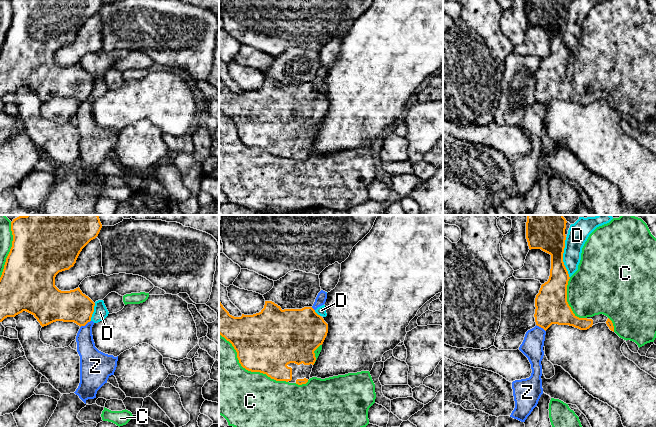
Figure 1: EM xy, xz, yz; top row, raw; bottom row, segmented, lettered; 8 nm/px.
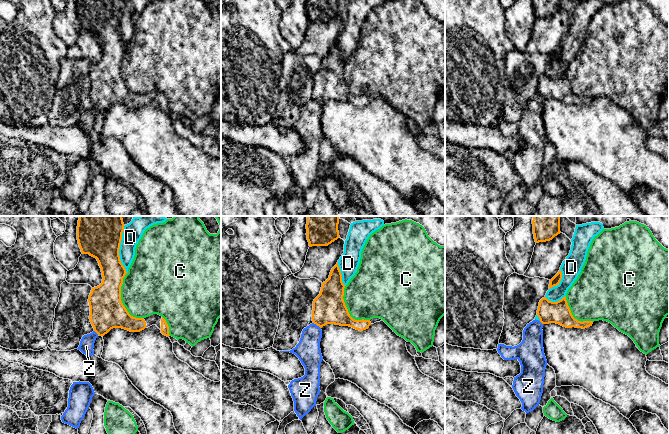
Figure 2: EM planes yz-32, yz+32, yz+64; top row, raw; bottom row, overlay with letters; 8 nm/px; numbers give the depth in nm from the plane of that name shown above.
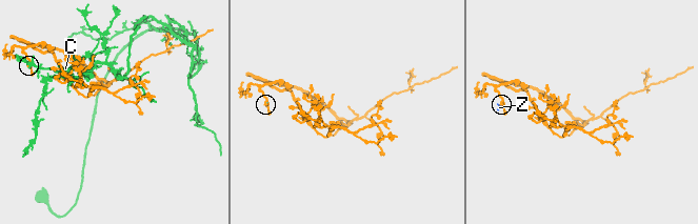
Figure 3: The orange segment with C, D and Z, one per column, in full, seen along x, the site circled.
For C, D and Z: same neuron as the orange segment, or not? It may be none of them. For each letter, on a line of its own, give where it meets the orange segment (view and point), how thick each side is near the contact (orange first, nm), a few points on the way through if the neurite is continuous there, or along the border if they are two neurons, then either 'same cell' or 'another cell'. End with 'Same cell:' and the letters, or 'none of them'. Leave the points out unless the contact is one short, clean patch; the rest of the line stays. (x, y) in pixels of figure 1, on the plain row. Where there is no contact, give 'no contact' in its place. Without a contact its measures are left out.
C: meets orange in xz at (248, 146); 460 nm thick on the orange side, 480 nm on the other; another cell
D: meets orange in yz at (562, 33); 240 nm thick on the orange side, 160 nm on the other; another cell
Z: meets orange in xy at (85, 100); 260 nm thick on the orange side, 160 nm on the other; border along xy (90, 96), (80, 103); another cell
Same cell: none of them

